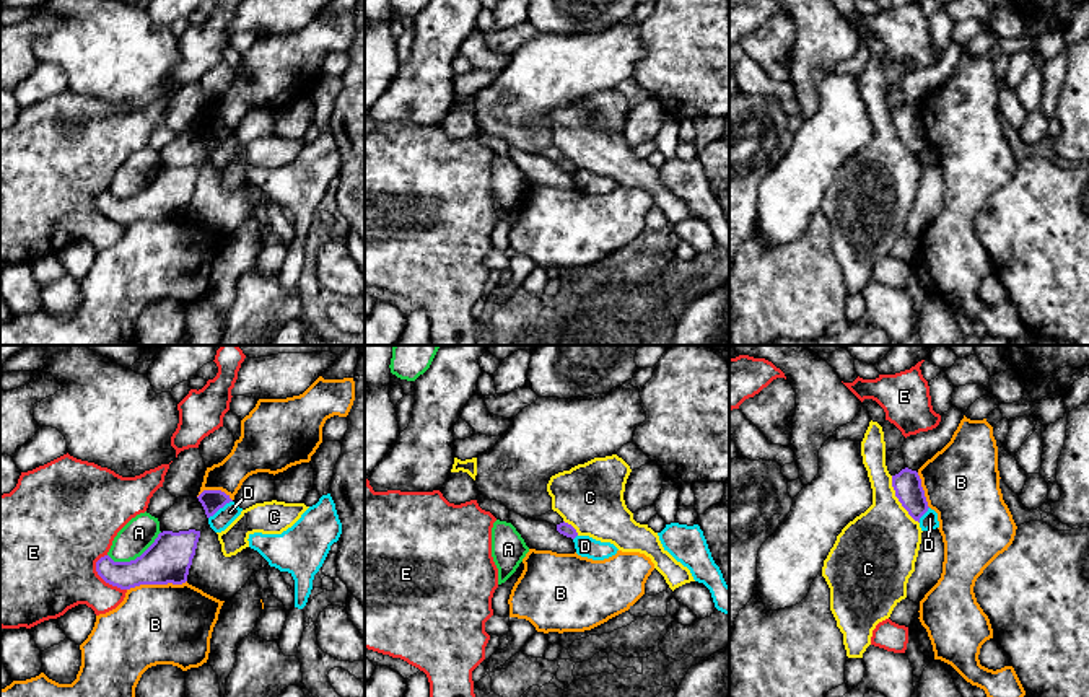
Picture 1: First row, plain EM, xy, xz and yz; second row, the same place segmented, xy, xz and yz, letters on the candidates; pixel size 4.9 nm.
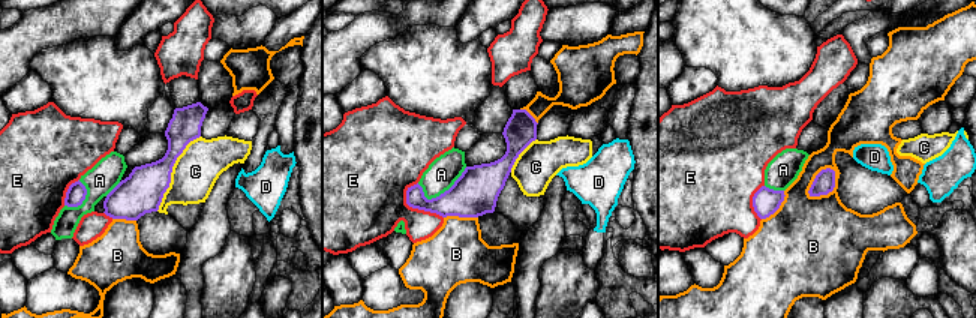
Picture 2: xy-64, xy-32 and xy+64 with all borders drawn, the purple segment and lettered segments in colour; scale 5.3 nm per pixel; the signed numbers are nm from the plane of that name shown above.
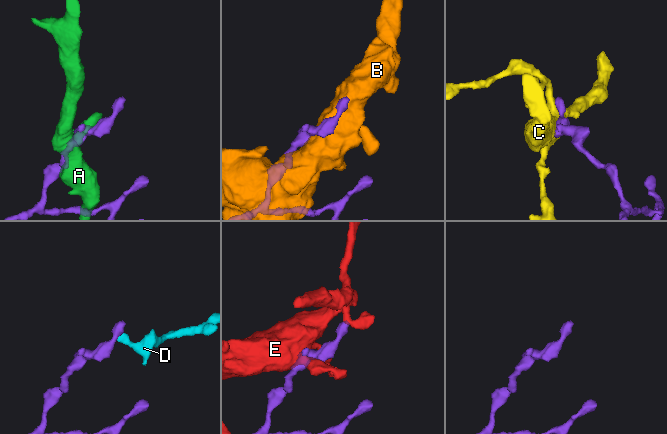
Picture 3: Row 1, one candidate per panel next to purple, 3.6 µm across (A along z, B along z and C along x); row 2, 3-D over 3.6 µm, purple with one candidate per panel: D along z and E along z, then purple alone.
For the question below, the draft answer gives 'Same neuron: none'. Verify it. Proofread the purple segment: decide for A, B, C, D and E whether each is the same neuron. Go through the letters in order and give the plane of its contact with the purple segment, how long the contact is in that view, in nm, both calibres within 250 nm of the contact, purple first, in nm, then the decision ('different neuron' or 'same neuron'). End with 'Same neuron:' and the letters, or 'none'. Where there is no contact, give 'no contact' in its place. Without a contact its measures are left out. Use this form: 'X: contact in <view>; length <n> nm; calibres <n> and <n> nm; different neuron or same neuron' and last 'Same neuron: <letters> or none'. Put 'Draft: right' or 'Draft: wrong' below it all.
A: contact in xy; length 300 nm; calibres 220 and 160 nm; different neuron
B: contact in xy; length 300 nm; calibres 220 and 400 nm; different neuron
C: contact in yz; length 280 nm; calibres 140 and 360 nm; different neuron
D: contact in xy; length 150 nm; calibres 110 and 90 nm; different neuron
E: contact in xy; length 220 nm; calibres 170 and 420 nm; different neuron
Same neuron: none
Draft: right

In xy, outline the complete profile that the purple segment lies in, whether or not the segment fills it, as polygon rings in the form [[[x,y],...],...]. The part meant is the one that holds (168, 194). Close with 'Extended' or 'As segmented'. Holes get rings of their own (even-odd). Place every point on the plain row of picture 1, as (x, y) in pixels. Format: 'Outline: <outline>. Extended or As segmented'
Outline: [[[163,166],[135,195],[114,197],[109,191],[96,197],[98,210],[109,220],[130,225],[140,220],[182,220],[195,191],[200,166]]]. As segmented

